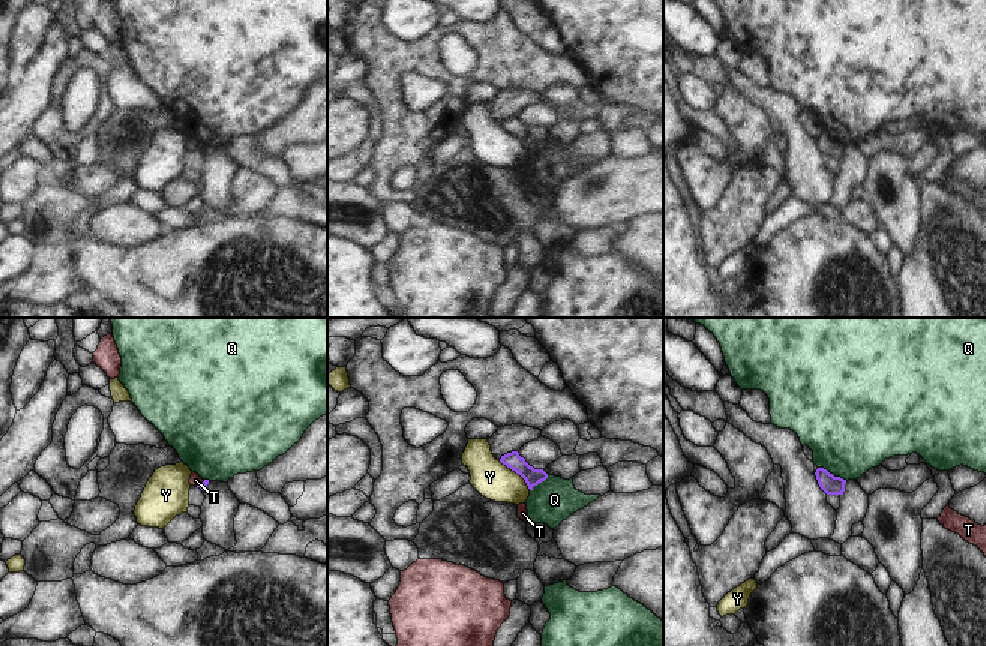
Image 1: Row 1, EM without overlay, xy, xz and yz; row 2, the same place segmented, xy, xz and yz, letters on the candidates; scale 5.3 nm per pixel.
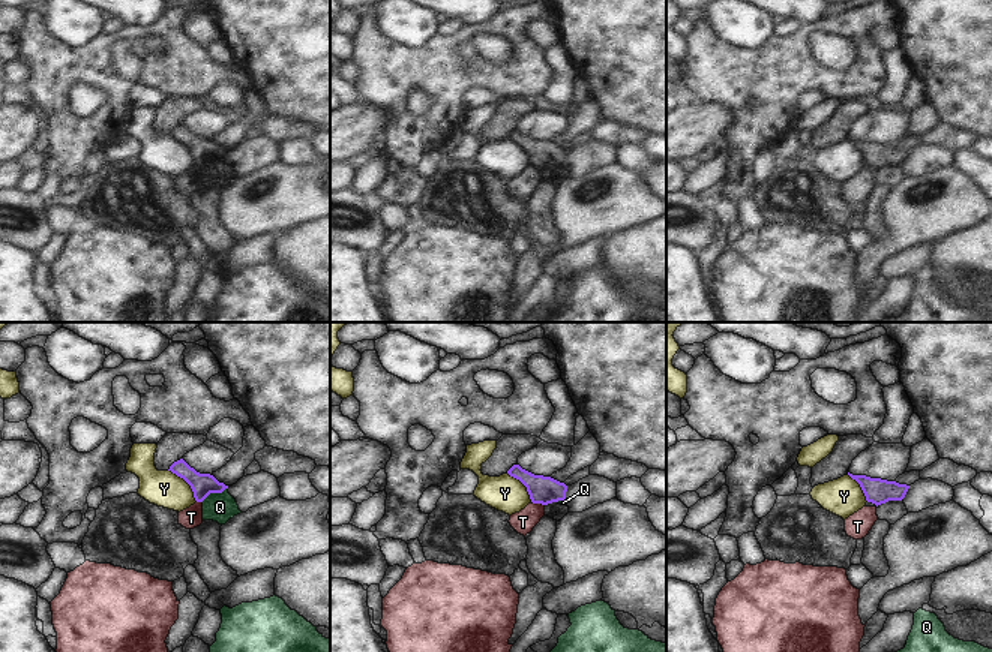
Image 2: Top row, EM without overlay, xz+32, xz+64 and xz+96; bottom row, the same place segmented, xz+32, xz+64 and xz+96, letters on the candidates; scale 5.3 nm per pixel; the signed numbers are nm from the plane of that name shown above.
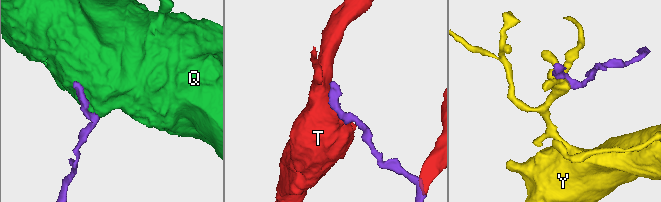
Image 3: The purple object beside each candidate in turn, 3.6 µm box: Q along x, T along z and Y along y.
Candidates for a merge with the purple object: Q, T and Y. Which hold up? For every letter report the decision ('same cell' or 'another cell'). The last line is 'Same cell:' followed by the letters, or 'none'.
Q: another cell
T: another cell
Y: another cell
Same cell: none

